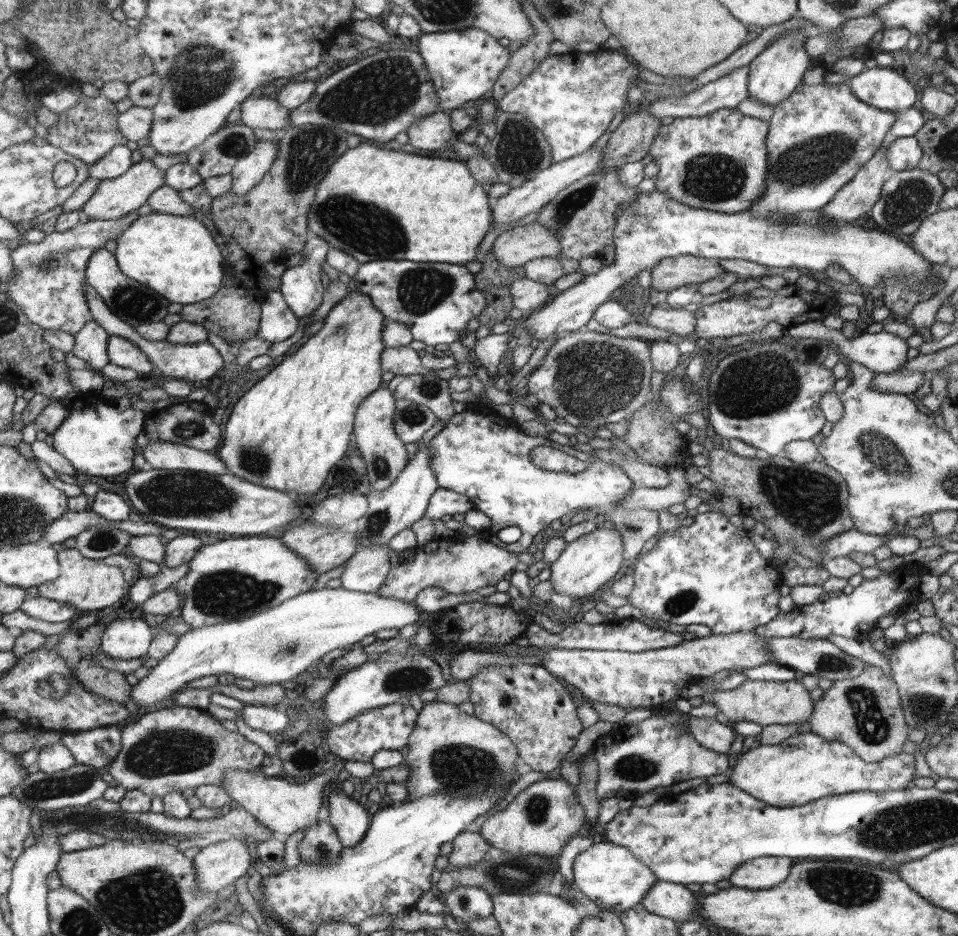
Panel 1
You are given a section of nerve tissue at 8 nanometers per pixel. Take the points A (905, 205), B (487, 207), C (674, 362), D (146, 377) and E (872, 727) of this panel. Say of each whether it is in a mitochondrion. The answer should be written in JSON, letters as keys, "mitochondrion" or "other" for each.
{"A":"mitochondrion","B":"other","C":"other","D":"other","E":"mitochondrion"}

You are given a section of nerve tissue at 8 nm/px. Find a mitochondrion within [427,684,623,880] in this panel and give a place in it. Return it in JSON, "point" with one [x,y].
{"point":[537,807]}

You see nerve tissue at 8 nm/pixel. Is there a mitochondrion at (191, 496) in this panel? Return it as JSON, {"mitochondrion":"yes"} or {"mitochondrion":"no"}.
{"mitochondrion":"yes"}

